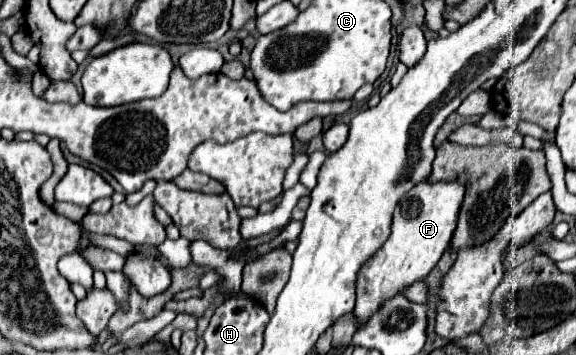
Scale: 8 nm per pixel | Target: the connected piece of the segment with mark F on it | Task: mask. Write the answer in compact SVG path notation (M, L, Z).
M460 174L452 182L424 180L422 184L416 184L406 196L402 196L400 204L394 210L392 228L386 244L382 244L382 250L370 256L370 260L366 260L366 264L362 264L358 272L354 314L360 326L380 308L384 300L400 294L400 290L410 286L412 282L424 280L426 274L436 266L444 250L450 246L452 234L456 230L466 182L466 174Z

